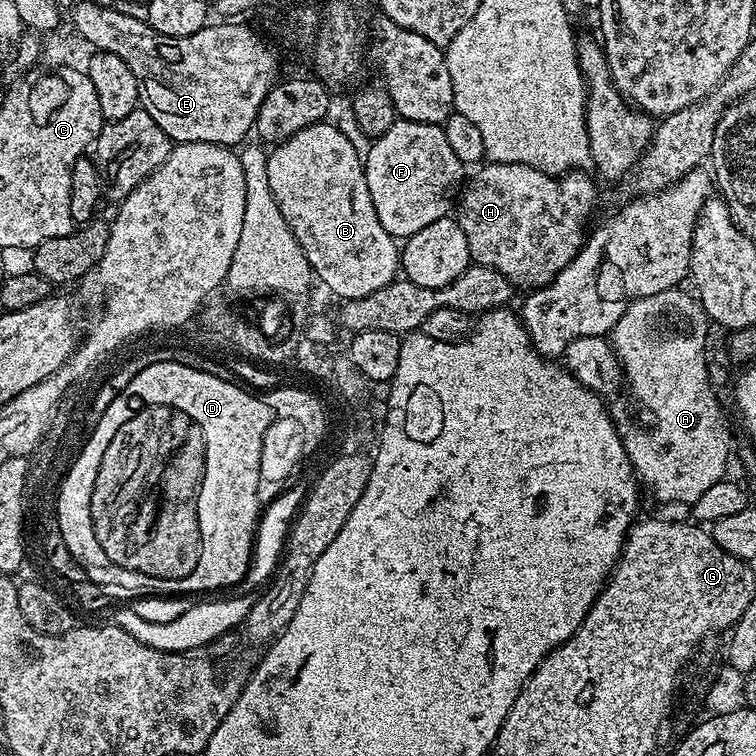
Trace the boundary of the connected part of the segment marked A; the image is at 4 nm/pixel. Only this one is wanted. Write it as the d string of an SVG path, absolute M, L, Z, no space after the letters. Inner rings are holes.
M671 288L650 298L638 298L618 318L610 333L610 343L624 370L626 387L610 404L612 423L630 458L636 478L645 489L652 491L656 500L664 504L691 506L714 482L725 479L728 468L728 428L720 413L720 402L708 377L708 360L696 336L683 336L680 332L660 332L660 316L688 316L697 311L698 304L691 295Z

